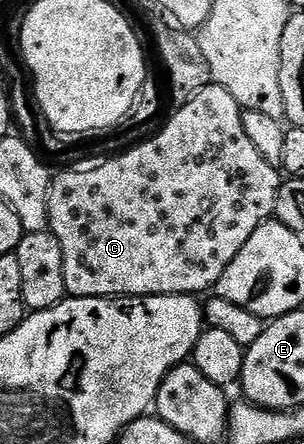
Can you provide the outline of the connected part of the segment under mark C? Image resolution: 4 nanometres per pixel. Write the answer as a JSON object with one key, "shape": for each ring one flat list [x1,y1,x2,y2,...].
{"shape":[[211,82,206,89,197,93,189,103,177,106,176,112,168,119,168,124,153,139,137,145,133,151,120,155,117,159,108,159,89,171,64,171,48,184,48,230,58,237,58,245,62,245,62,273,64,289,69,296,98,297,110,299,122,295,194,295,200,291,211,292,222,273,238,257,242,245,250,241,250,233,258,229,258,225,269,222,276,214,276,202,282,182,281,172,277,164,267,163,254,149,250,137,246,137,246,129,242,129,244,111,234,97,234,93,226,93,222,85]]}

